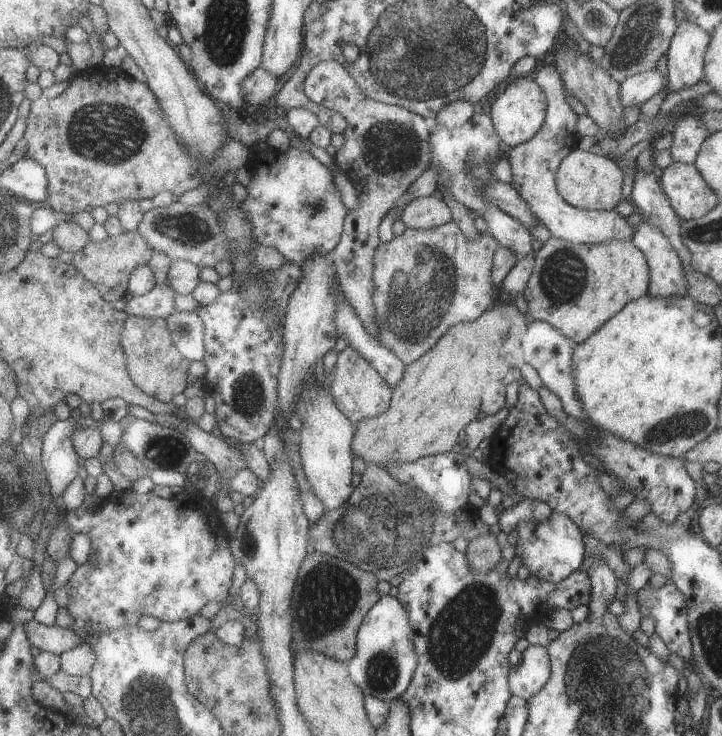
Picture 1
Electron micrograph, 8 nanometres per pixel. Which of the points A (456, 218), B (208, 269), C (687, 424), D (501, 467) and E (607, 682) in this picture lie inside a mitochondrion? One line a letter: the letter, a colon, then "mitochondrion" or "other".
A: other
B: other
C: mitochondrion
D: other
E: mitochondrion

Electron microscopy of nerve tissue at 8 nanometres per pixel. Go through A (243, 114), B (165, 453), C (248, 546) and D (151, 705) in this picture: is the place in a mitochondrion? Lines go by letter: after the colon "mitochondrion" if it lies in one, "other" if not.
A: other
B: mitochondrion
C: other
D: mitochondrion

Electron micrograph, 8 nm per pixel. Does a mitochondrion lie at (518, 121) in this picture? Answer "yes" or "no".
no

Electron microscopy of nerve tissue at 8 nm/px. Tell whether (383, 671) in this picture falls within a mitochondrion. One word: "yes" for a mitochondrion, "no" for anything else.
yes

